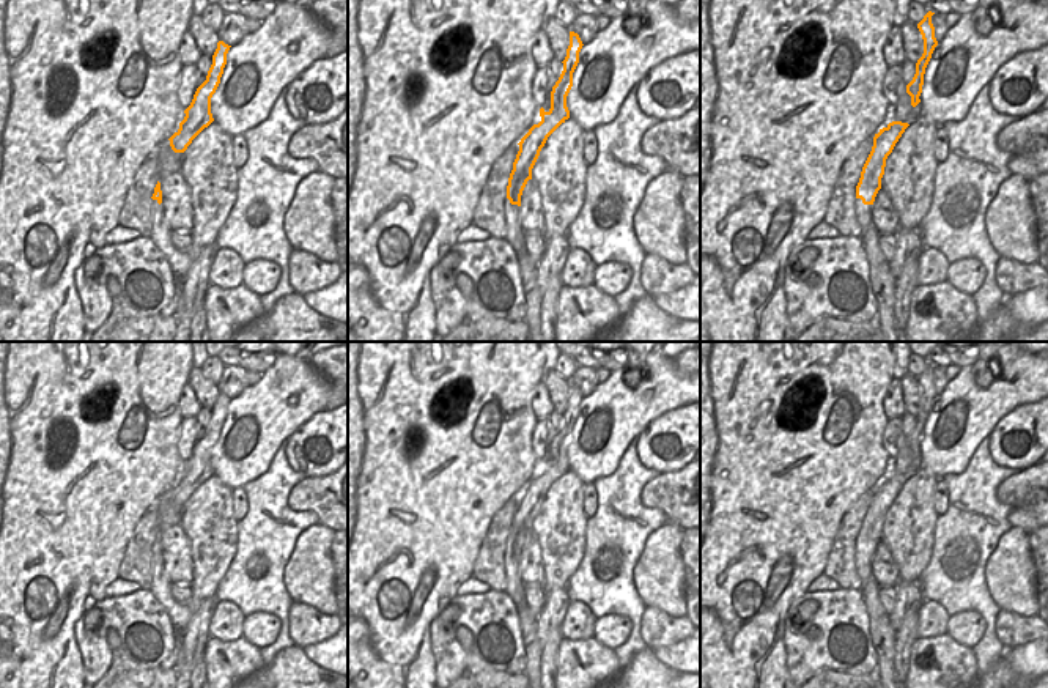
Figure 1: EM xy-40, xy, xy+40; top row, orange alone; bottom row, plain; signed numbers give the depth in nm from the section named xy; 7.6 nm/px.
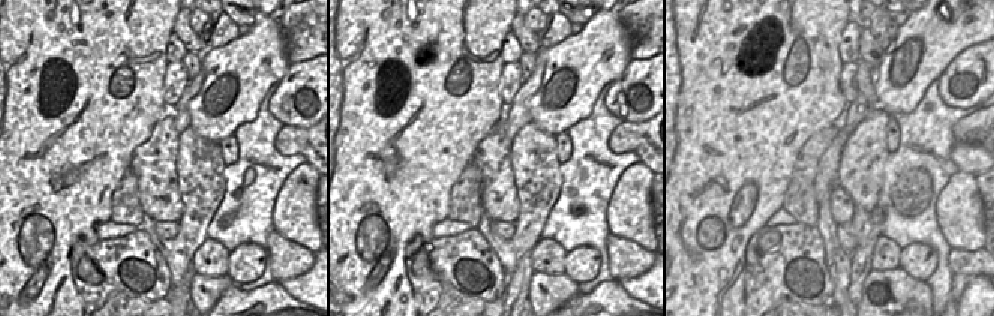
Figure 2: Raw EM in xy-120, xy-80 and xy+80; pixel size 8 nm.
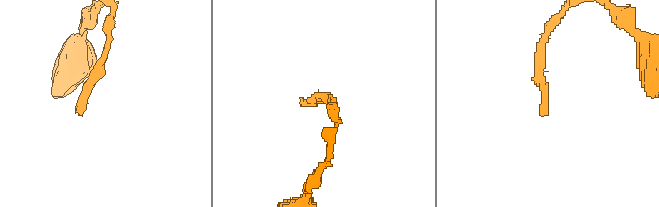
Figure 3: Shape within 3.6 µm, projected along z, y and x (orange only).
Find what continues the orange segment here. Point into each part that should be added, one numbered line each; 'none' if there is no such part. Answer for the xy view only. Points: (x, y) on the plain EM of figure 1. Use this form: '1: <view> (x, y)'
1: xy (559, 525)

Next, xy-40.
1: xy-40 (208, 521)

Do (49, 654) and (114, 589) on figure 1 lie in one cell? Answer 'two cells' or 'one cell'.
two cells

